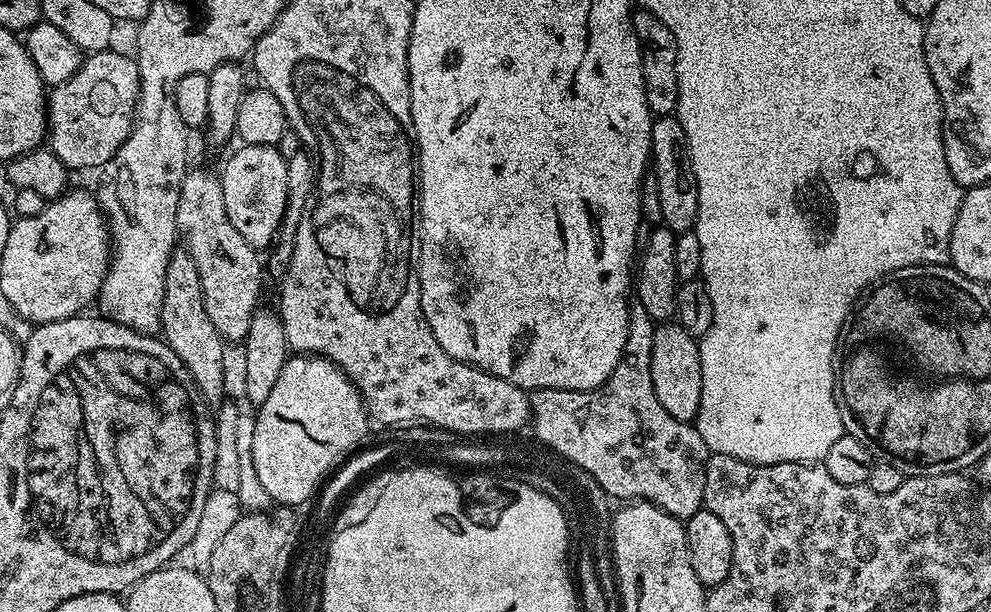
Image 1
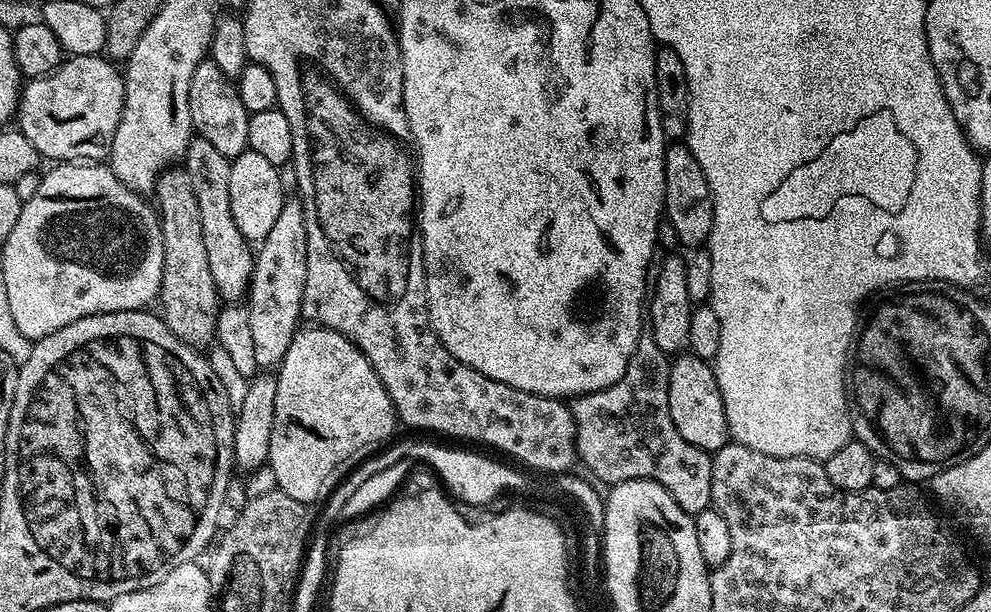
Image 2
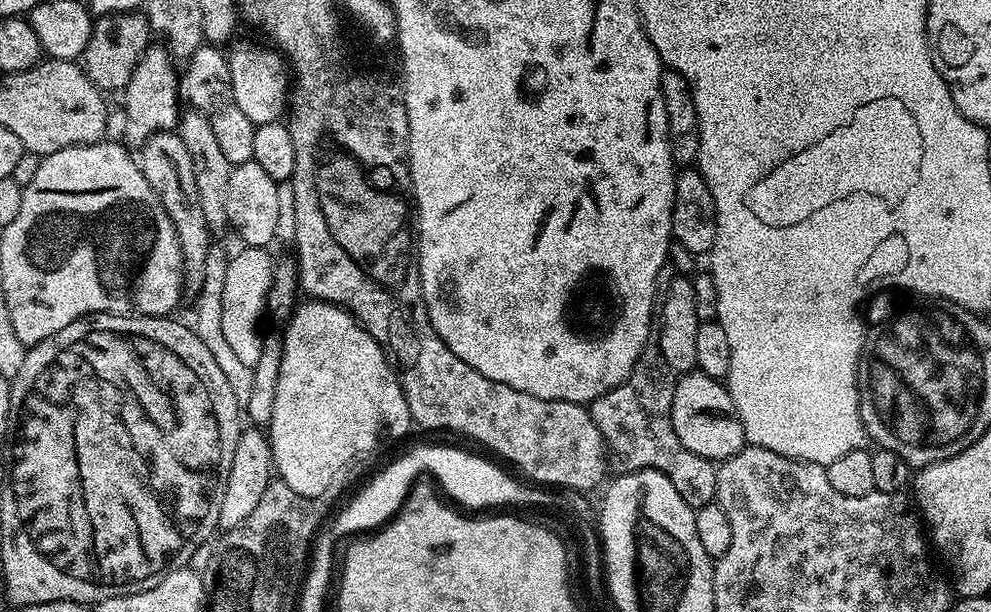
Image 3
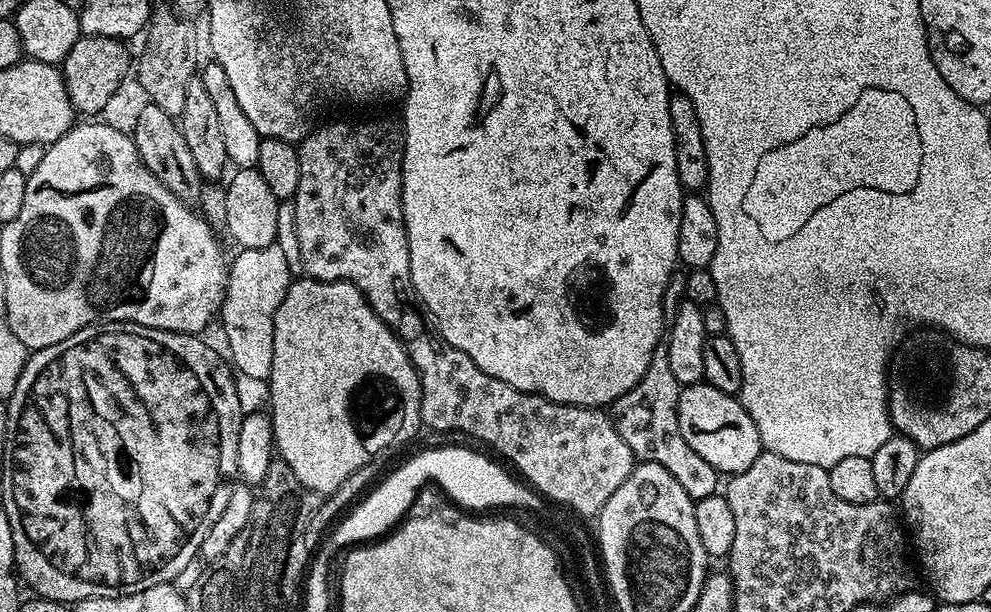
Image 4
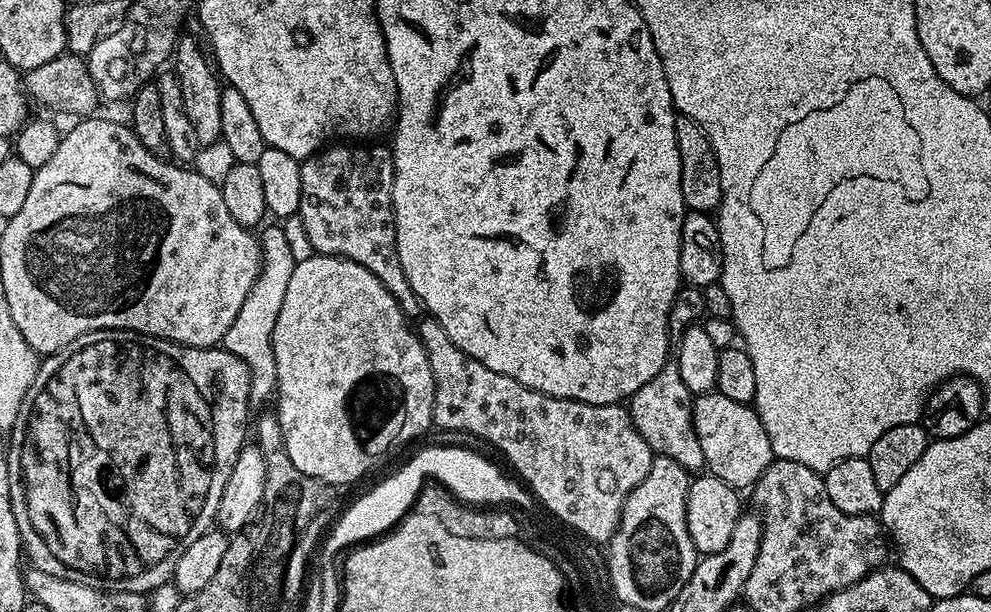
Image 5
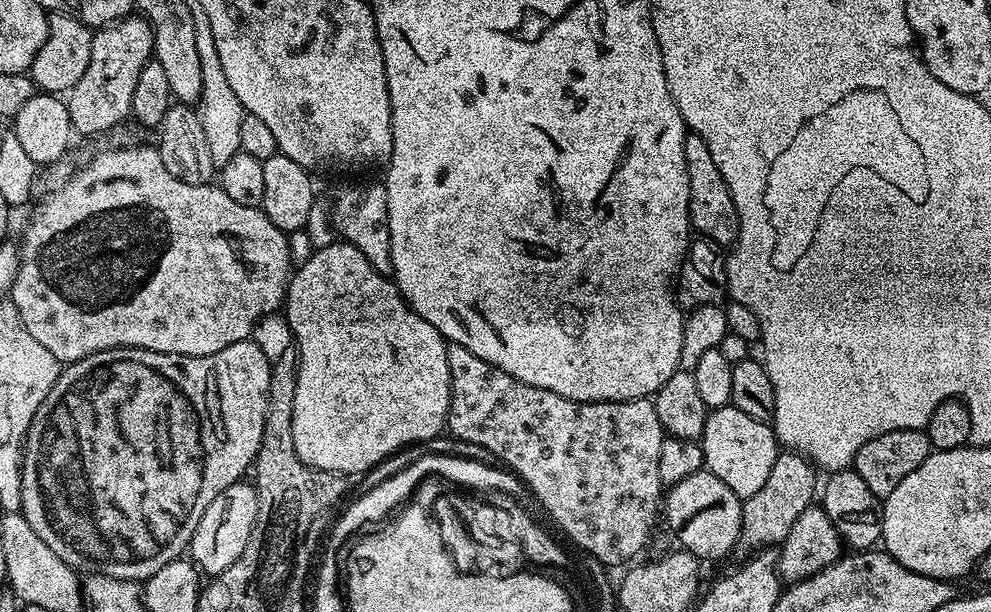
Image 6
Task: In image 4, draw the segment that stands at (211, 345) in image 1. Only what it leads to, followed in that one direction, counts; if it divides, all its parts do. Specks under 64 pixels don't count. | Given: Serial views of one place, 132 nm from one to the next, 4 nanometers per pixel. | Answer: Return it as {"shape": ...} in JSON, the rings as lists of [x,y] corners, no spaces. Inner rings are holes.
{"shape":[[[144,102],[140,113],[136,116],[136,129],[131,129],[131,138],[136,143],[136,149],[140,155],[140,161],[185,204],[192,206],[200,199],[202,177],[198,166],[194,166],[194,158],[190,154],[190,146],[186,146],[186,138],[182,138],[182,130],[177,117],[166,114],[162,106],[151,102]]]}

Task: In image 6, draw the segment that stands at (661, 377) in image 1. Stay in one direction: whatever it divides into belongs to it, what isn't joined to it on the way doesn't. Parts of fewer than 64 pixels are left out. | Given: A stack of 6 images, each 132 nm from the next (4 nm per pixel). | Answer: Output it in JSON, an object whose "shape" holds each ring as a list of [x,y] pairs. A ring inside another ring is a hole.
{"shape":[[[734,407],[714,408],[709,411],[702,437],[704,468],[714,473],[734,494],[747,498],[758,494],[770,475],[778,455],[778,441],[771,423],[750,418]]]}

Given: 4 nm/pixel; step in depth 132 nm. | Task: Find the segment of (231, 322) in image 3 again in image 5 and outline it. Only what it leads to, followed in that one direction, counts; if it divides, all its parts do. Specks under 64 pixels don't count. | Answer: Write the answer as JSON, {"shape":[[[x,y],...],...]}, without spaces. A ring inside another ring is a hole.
{"shape":[[[279,223],[269,228],[261,227],[258,232],[260,242],[260,273],[246,294],[246,302],[242,302],[242,310],[238,310],[238,318],[226,330],[222,347],[230,354],[242,358],[246,362],[246,370],[250,374],[249,401],[253,405],[271,401],[276,391],[276,375],[278,366],[274,362],[274,322],[278,322],[278,310],[282,310],[282,298],[286,298],[286,286],[290,286],[290,274],[294,274],[296,260],[290,254],[286,234]]]}

